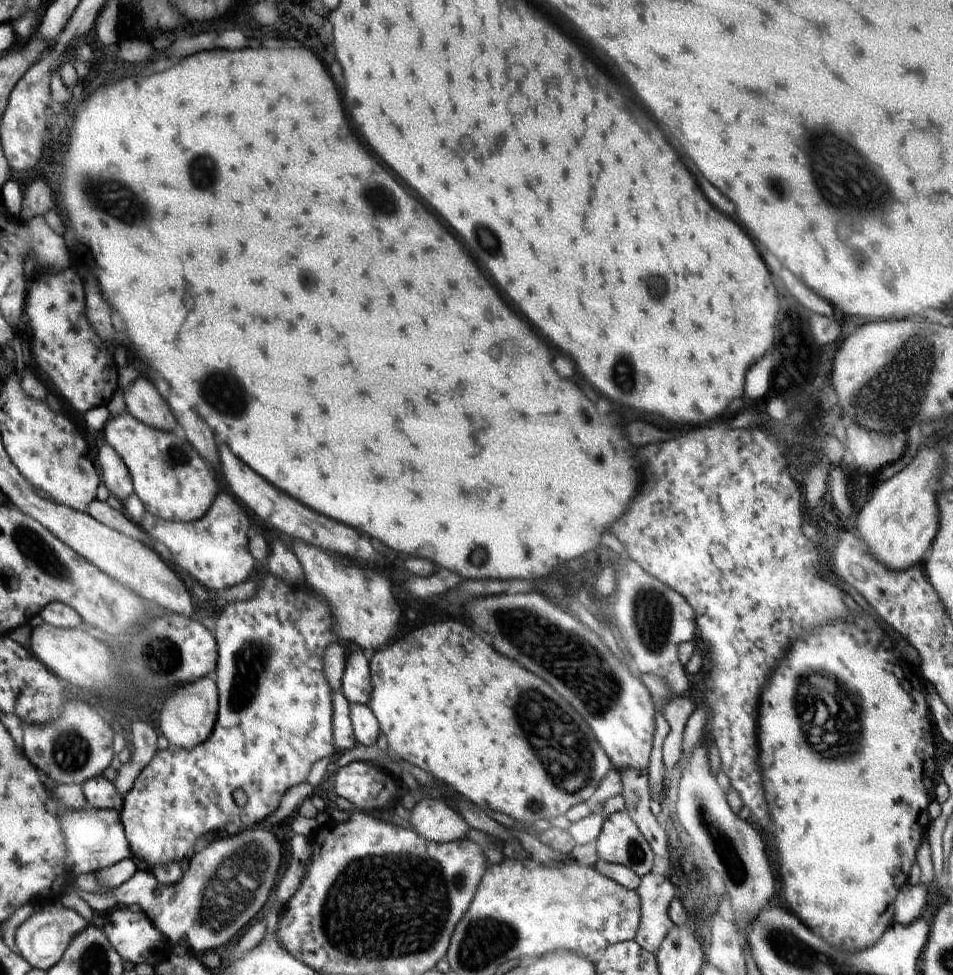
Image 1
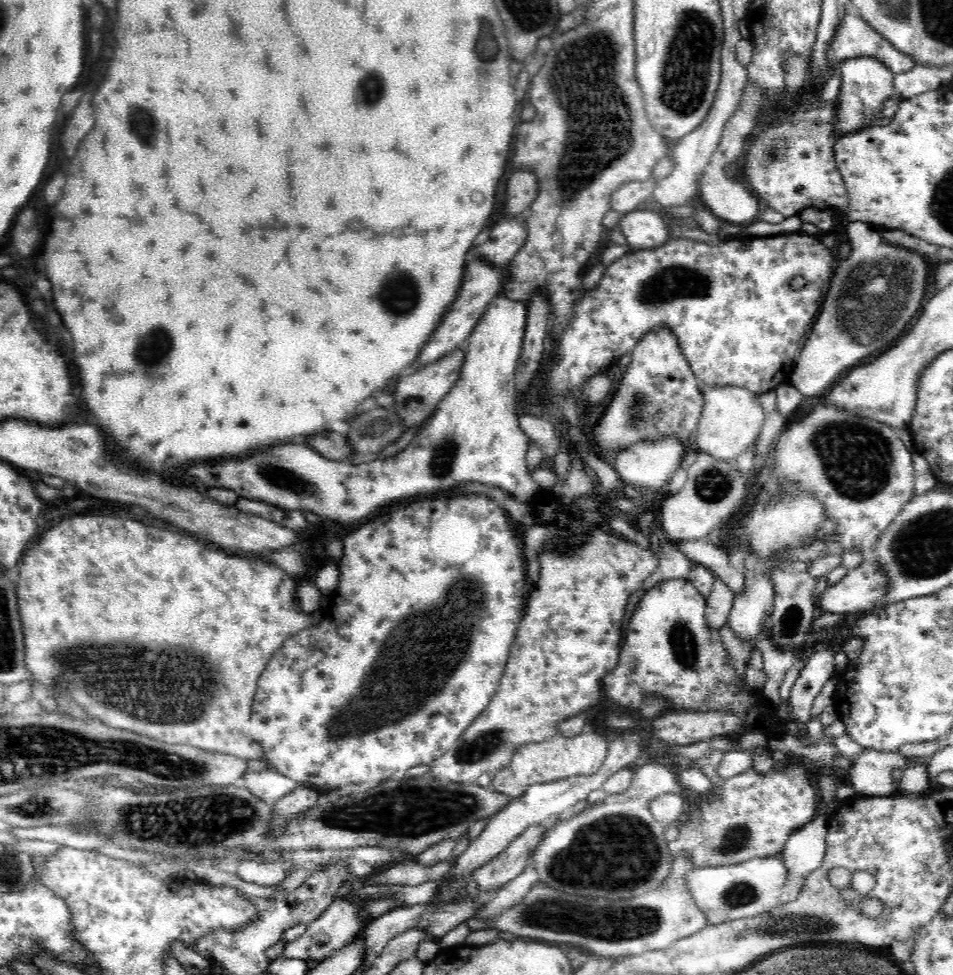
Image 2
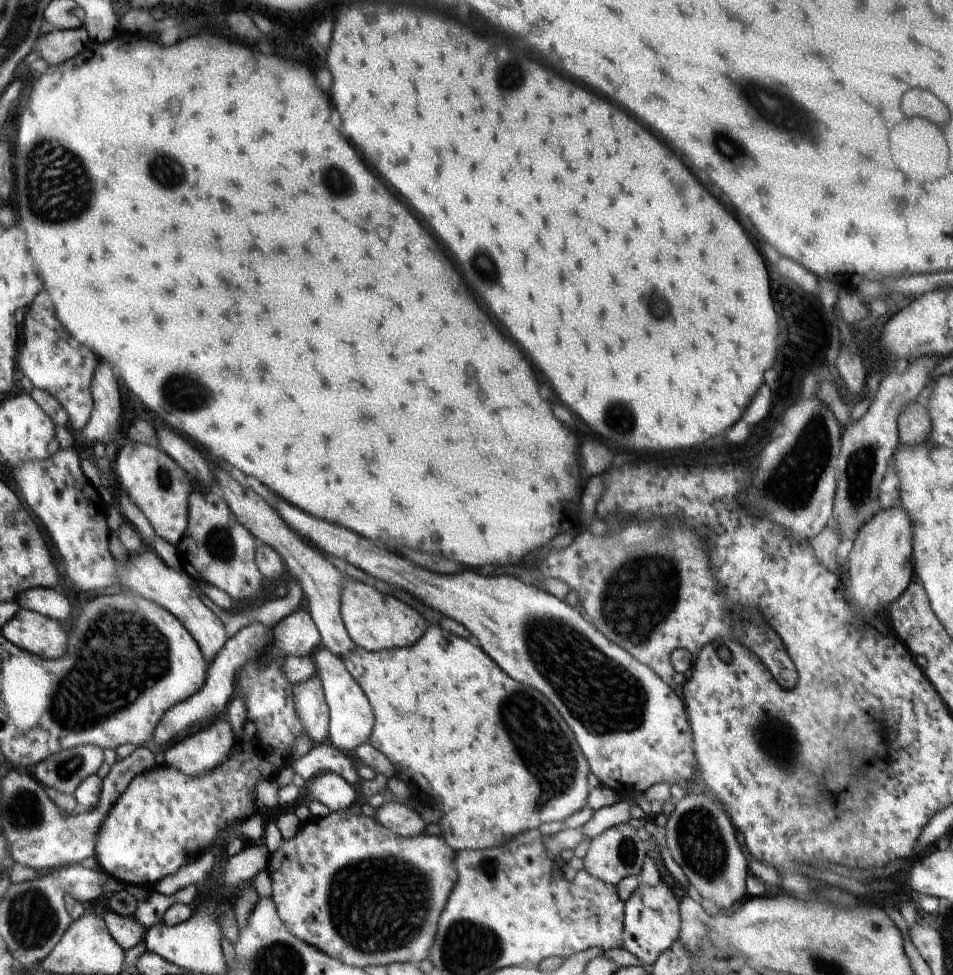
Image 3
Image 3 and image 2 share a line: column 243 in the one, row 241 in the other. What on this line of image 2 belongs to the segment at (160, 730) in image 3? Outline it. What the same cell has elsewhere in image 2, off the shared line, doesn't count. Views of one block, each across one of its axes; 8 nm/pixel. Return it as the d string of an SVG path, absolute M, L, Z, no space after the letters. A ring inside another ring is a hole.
M633 210L622 215L618 221L626 236L627 244L633 249L650 249L668 240L668 228L664 218L650 210Z

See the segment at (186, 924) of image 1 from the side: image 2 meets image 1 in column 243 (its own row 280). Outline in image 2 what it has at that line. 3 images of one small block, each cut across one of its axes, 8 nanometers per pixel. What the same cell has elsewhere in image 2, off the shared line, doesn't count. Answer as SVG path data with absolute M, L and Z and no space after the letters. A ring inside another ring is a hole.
M845 222L842 234L851 245L850 255L842 262L834 265L831 280L824 291L824 304L815 317L813 327L799 352L798 360L793 366L789 381L804 396L816 396L830 388L838 380L840 374L848 374L857 367L862 358L880 350L882 346L900 336L910 318L918 312L918 308L926 301L926 288L930 266L925 256L905 247L893 245L882 238L882 231L865 222Z

